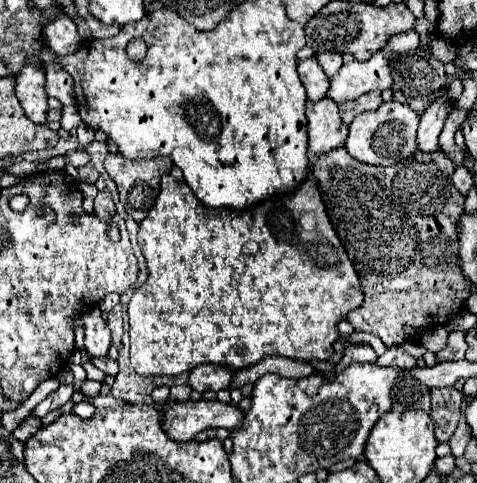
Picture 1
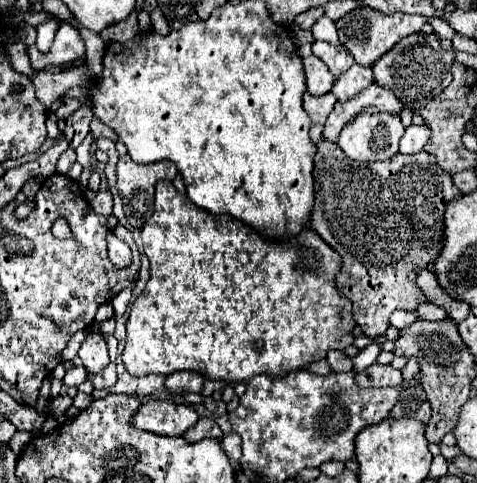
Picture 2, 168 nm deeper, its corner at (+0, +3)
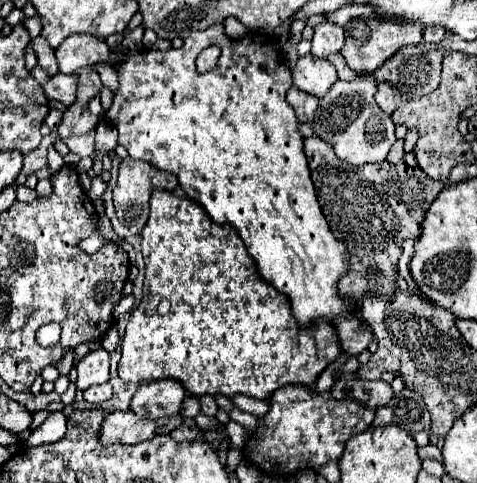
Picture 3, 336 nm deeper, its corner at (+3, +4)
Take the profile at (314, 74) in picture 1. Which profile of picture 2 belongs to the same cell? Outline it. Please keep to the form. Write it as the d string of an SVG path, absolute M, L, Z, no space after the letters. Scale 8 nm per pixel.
M313 55L305 57L303 67L305 67L305 77L307 77L307 93L325 95L333 87L335 77L329 73L329 69L325 69L321 59Z

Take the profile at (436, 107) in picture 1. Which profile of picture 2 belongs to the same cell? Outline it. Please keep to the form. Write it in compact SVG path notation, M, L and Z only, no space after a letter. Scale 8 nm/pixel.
M425 123L419 125L419 127L411 125L411 127L405 129L405 135L401 137L399 151L401 153L417 153L417 151L421 151L427 145L429 137L431 137L429 125L425 125Z

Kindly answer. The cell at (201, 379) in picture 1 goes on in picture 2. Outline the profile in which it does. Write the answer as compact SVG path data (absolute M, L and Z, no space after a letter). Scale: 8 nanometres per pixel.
M177 371L177 373L173 373L173 377L167 377L165 387L173 395L201 393L203 383L205 383L205 377L201 377L201 373L197 373L197 371Z

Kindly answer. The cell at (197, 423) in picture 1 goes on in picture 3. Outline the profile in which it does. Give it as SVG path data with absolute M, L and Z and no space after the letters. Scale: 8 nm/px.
M112 412L104 418L98 442L104 446L110 444L140 444L160 434L170 434L182 424L182 416L168 416L158 420L146 420L134 416L134 412Z

